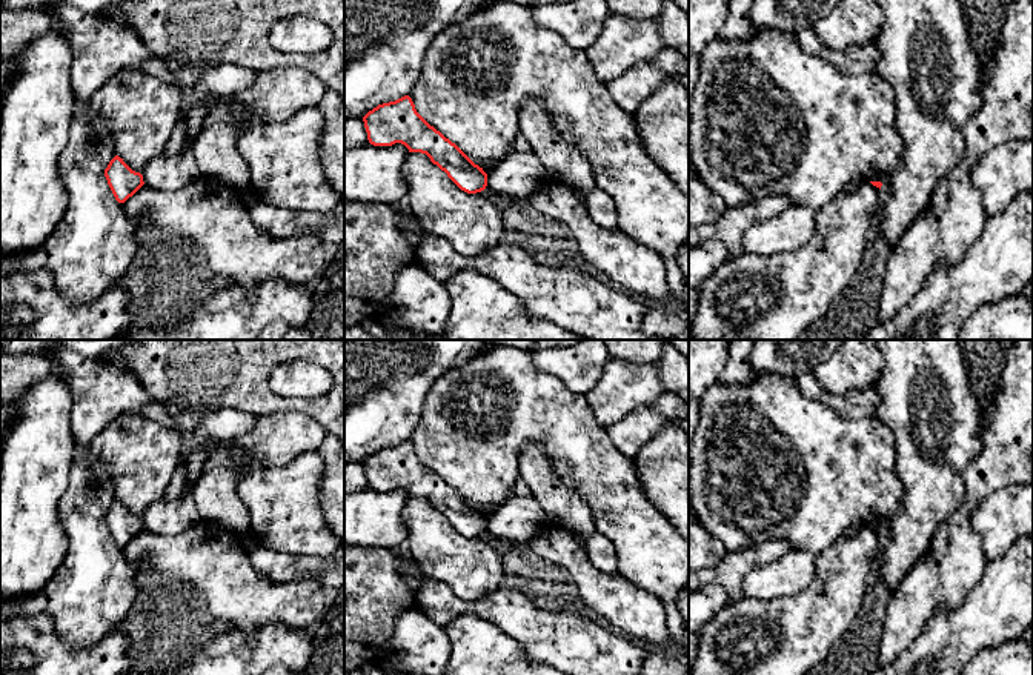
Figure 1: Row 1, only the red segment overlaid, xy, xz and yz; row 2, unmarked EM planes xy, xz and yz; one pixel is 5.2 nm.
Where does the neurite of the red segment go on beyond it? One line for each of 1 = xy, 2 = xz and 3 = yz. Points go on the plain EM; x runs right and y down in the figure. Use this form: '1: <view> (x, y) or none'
1: none
2: none
3: none

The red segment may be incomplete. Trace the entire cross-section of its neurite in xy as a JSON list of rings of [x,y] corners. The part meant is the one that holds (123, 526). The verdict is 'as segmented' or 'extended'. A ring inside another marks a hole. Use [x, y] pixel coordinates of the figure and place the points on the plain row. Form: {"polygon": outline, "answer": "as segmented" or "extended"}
{"polygon": [[[118,500],[109,506],[105,521],[118,547],[125,547],[144,529],[143,520],[132,515]]], "answer": "as segmented"}

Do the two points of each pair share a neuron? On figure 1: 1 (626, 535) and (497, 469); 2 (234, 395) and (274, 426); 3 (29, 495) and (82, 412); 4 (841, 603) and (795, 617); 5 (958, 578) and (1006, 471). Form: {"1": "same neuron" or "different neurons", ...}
{"1": "same neuron", "2": "different neurons", "3": "different neurons", "4": "same neuron", "5": "same neuron"}

